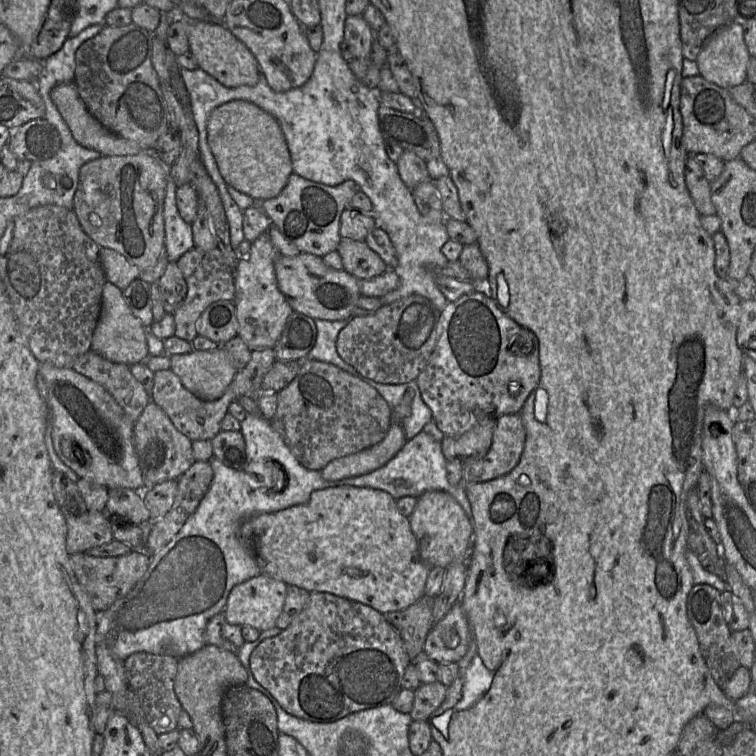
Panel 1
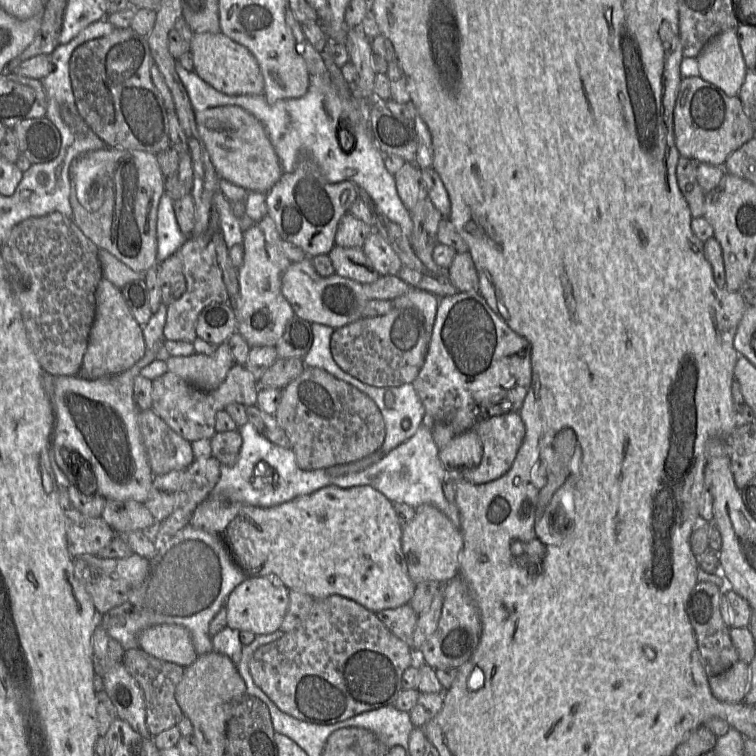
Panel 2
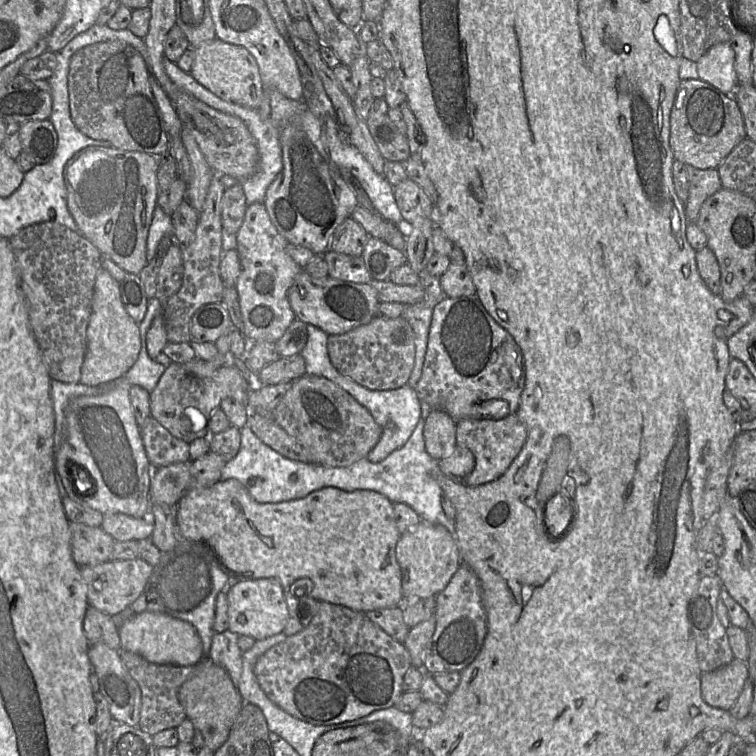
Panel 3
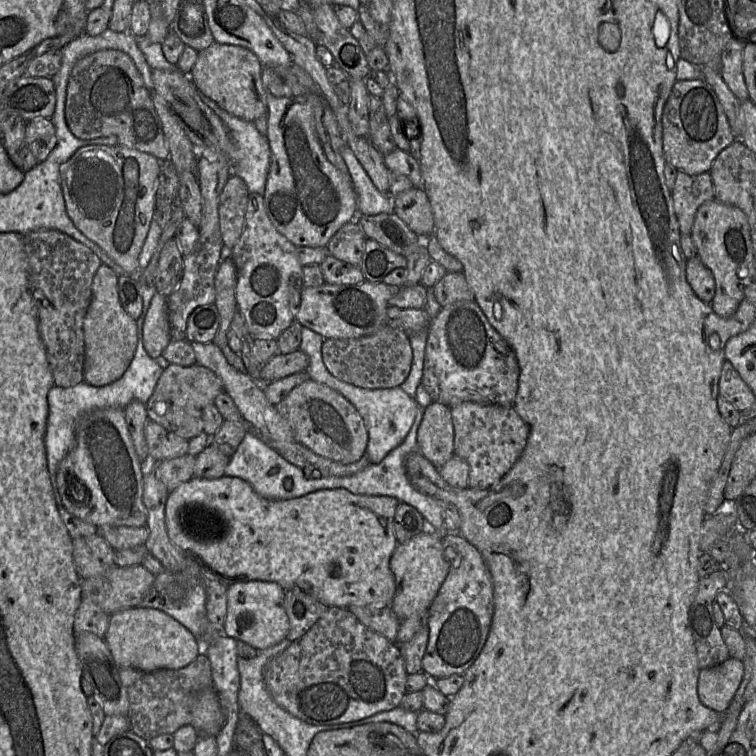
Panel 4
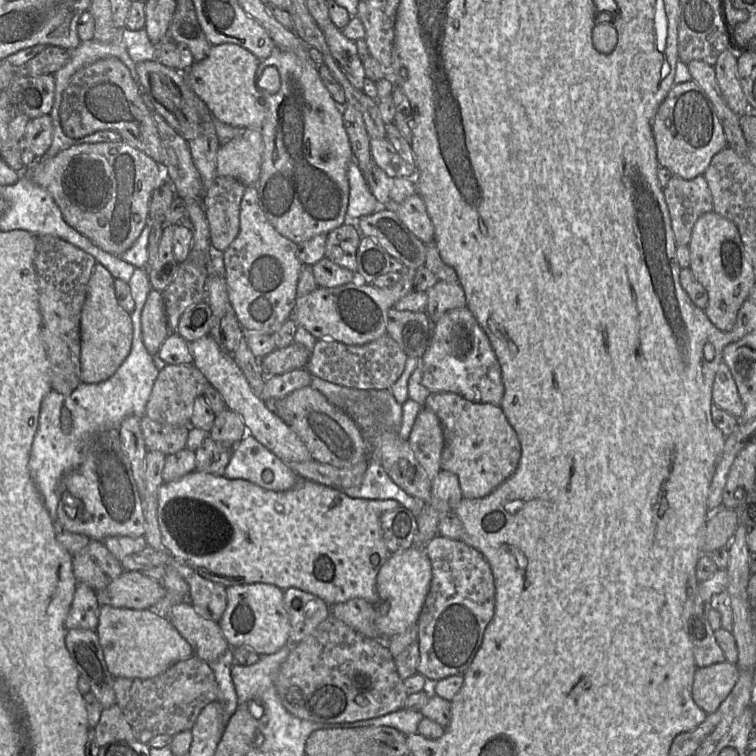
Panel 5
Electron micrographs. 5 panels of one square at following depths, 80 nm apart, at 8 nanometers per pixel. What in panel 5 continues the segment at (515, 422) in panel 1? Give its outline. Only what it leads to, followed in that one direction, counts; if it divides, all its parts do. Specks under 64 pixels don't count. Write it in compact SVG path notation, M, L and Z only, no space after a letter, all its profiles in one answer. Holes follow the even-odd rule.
M439 392L430 393L423 407L432 410L440 420L444 435L441 469L458 477L464 498L487 496L515 472L521 444L500 405L472 402L456 393Z

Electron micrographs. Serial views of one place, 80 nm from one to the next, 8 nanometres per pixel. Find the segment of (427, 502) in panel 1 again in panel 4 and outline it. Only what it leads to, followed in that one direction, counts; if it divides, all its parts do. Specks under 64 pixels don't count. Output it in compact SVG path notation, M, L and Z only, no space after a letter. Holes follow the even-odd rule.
M423 530L404 543L398 543L390 559L390 569L394 575L396 591L390 608L400 621L415 613L428 611L446 579L450 563L444 554L443 535Z

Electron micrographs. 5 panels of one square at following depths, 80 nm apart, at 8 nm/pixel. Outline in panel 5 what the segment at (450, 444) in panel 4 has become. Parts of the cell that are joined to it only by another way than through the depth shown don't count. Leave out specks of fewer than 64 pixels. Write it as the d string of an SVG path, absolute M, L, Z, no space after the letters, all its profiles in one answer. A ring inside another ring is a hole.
M427 407L421 409L408 441L428 477L434 479L441 470L444 435L440 420L432 410Z

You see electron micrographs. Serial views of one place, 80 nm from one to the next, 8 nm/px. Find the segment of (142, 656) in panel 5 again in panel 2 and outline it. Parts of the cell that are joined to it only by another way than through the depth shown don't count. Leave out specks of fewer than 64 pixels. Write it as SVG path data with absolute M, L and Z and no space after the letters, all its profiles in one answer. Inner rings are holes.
M159 624L144 629L138 636L139 649L163 661L182 667L198 657L189 631L176 624Z

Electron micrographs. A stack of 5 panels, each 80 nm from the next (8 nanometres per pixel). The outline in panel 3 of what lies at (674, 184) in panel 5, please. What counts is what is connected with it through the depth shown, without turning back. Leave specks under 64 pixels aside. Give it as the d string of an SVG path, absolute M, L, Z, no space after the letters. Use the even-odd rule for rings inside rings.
M687 166L688 198L684 203L684 212L687 223L695 222L701 204L722 186L717 168L698 169Z

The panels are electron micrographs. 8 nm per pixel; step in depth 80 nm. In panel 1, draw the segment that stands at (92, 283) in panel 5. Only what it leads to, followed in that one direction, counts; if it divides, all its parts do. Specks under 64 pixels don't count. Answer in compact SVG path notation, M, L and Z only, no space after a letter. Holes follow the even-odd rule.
M106 281L102 291L101 311L97 326L95 328L91 349L105 359L126 365L140 363L149 356L146 330L141 320L136 318L127 305L123 292Z

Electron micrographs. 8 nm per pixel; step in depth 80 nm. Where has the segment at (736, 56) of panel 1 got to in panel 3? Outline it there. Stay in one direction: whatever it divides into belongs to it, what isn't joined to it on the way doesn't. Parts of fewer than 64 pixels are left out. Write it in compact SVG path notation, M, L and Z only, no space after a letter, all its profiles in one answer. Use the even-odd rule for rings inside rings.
M730 42L712 46L696 63L698 78L731 95L738 87L734 58Z

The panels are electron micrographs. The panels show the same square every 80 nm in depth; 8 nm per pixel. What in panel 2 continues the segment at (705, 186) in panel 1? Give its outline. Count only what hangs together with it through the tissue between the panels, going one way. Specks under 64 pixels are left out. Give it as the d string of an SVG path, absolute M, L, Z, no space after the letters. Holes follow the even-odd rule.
M680 156L676 166L676 178L678 187L689 206L691 216L693 218L703 217L705 194L697 182L691 159Z

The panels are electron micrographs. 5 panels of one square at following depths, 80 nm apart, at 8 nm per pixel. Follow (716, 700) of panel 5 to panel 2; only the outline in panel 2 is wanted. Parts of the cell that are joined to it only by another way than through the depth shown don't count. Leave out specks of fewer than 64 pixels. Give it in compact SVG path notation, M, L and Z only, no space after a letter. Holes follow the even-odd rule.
M738 660L725 672L708 678L713 696L721 702L742 703L747 693L749 665Z

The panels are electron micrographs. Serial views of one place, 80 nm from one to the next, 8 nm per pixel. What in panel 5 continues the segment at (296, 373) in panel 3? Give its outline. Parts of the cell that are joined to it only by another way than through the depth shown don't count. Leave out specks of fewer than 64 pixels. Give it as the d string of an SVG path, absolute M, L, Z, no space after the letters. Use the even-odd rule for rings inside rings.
M293 342L284 348L275 348L260 359L265 377L283 374L295 369L306 368L311 352L302 344Z

